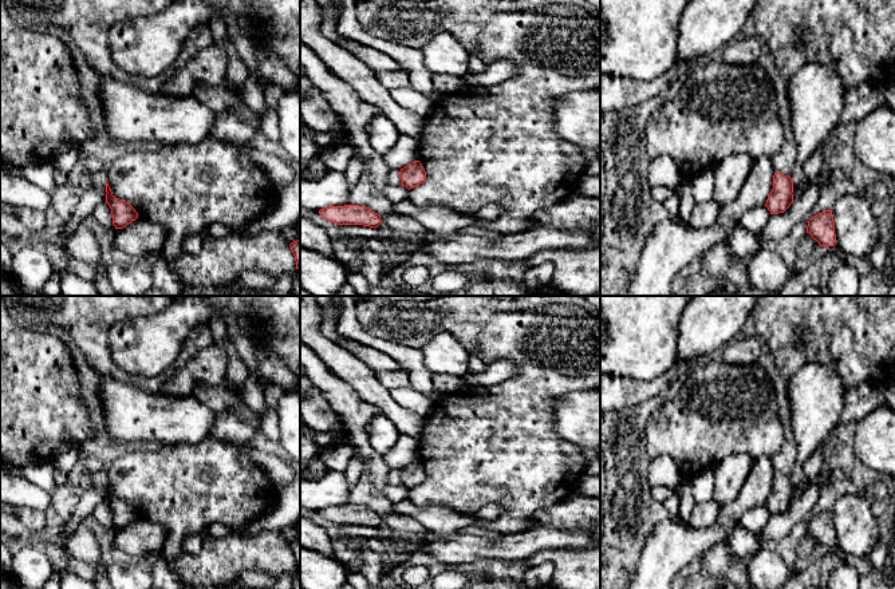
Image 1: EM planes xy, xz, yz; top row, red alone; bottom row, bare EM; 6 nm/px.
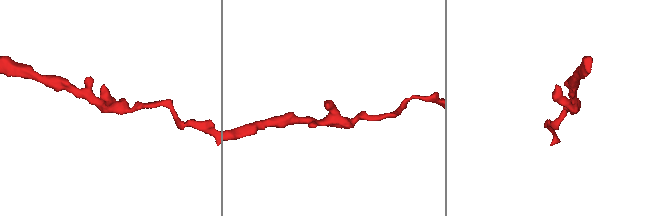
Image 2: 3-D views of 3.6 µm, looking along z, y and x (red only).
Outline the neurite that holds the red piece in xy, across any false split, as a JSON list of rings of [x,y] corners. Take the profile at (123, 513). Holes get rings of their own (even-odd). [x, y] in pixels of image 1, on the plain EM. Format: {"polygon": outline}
{"polygon": [[[106,481],[106,502],[109,503],[113,514],[113,525],[115,529],[123,529],[138,518],[135,509],[123,499],[115,498]]]}

